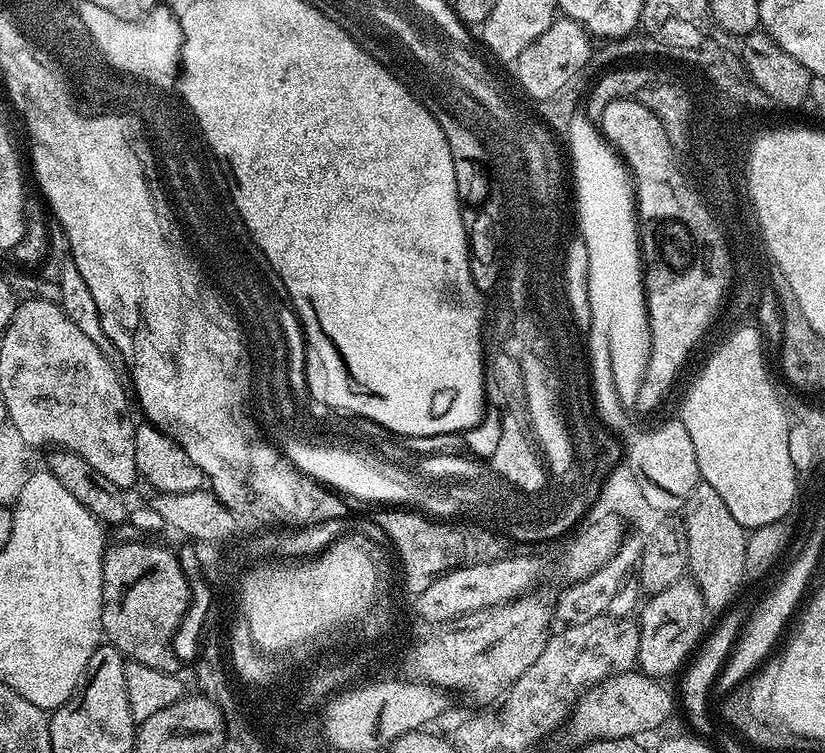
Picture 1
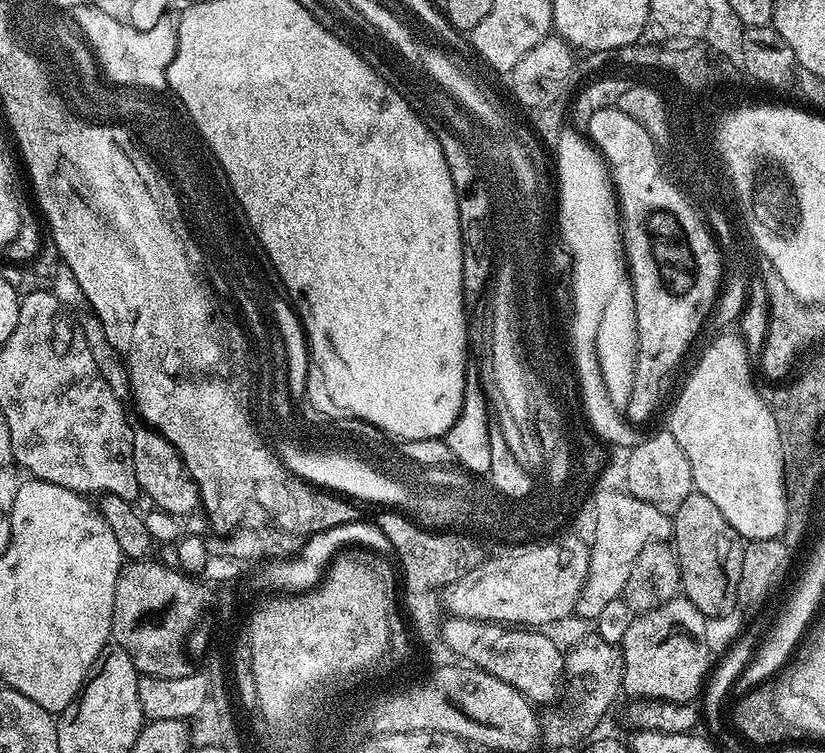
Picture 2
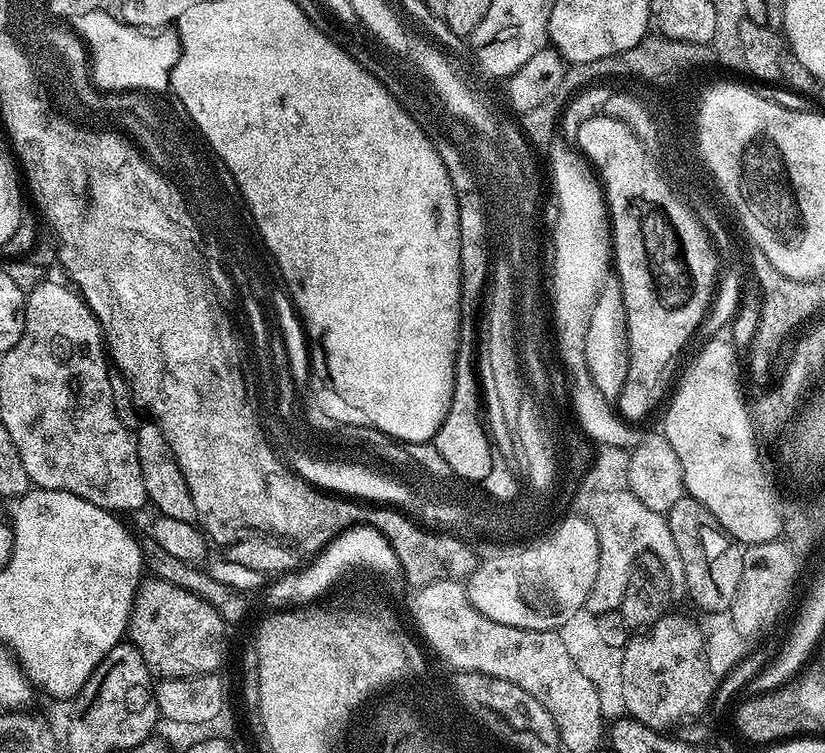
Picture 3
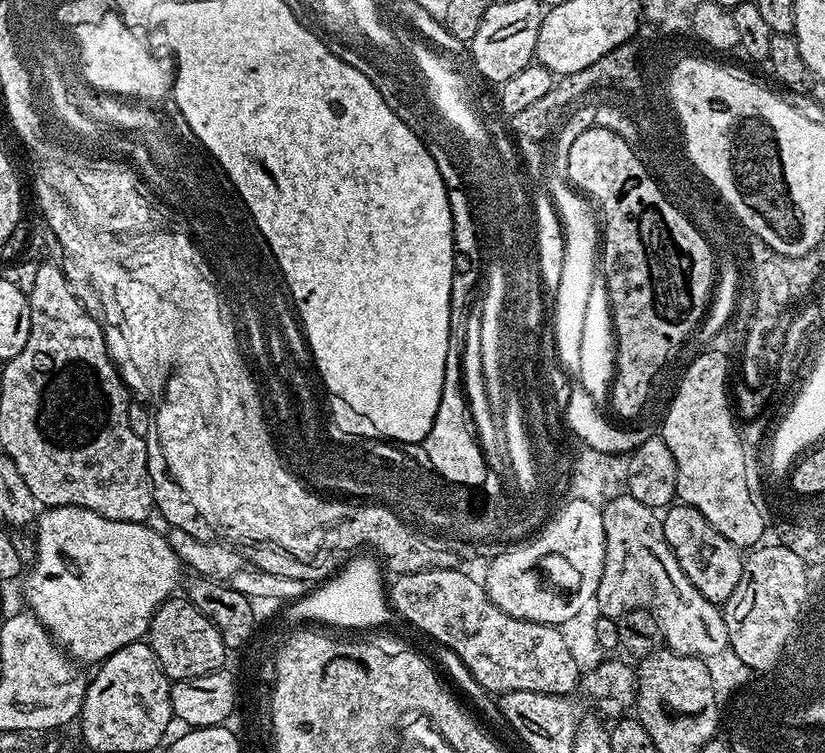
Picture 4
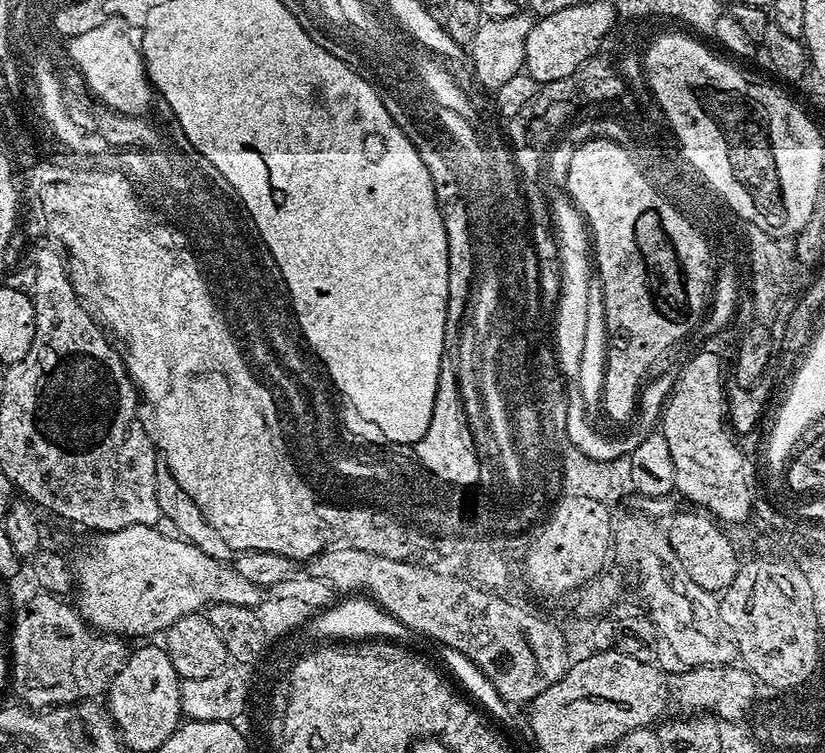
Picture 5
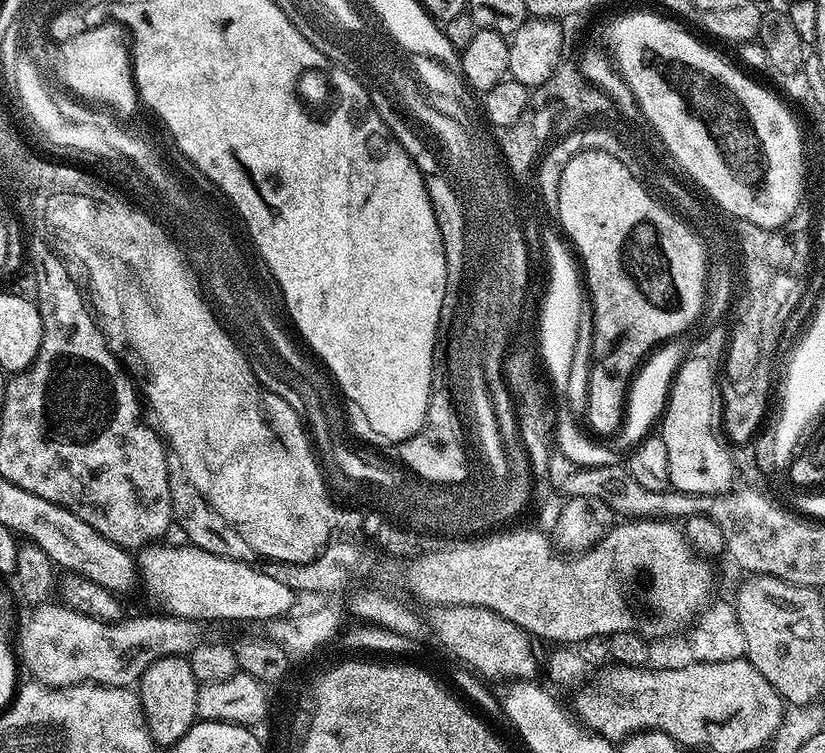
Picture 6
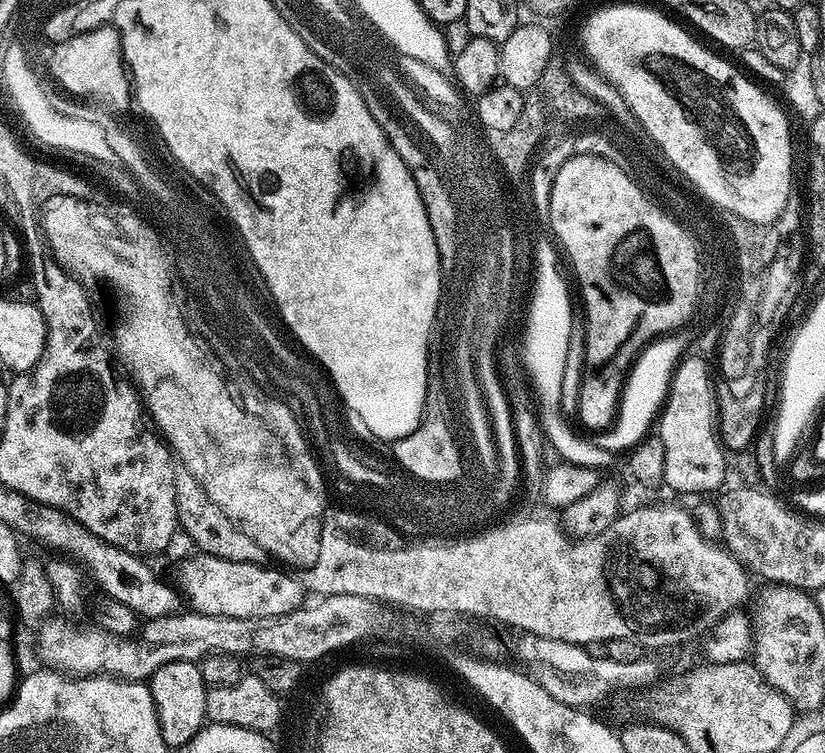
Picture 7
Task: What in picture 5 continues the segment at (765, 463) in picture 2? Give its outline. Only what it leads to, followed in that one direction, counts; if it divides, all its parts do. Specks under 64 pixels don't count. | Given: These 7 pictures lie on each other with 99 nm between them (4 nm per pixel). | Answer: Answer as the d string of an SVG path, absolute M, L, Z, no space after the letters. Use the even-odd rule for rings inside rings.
M692 356L687 362L688 365L685 366L684 373L679 373L675 389L662 412L662 431L666 442L670 442L670 454L674 457L675 491L681 492L692 503L689 505L711 514L717 521L725 525L743 525L748 518L746 484L753 479L754 472L752 468L743 469L742 454L745 449L732 441L734 436L726 423L726 384L724 380L720 381L721 357L700 356L700 359L697 359Z

